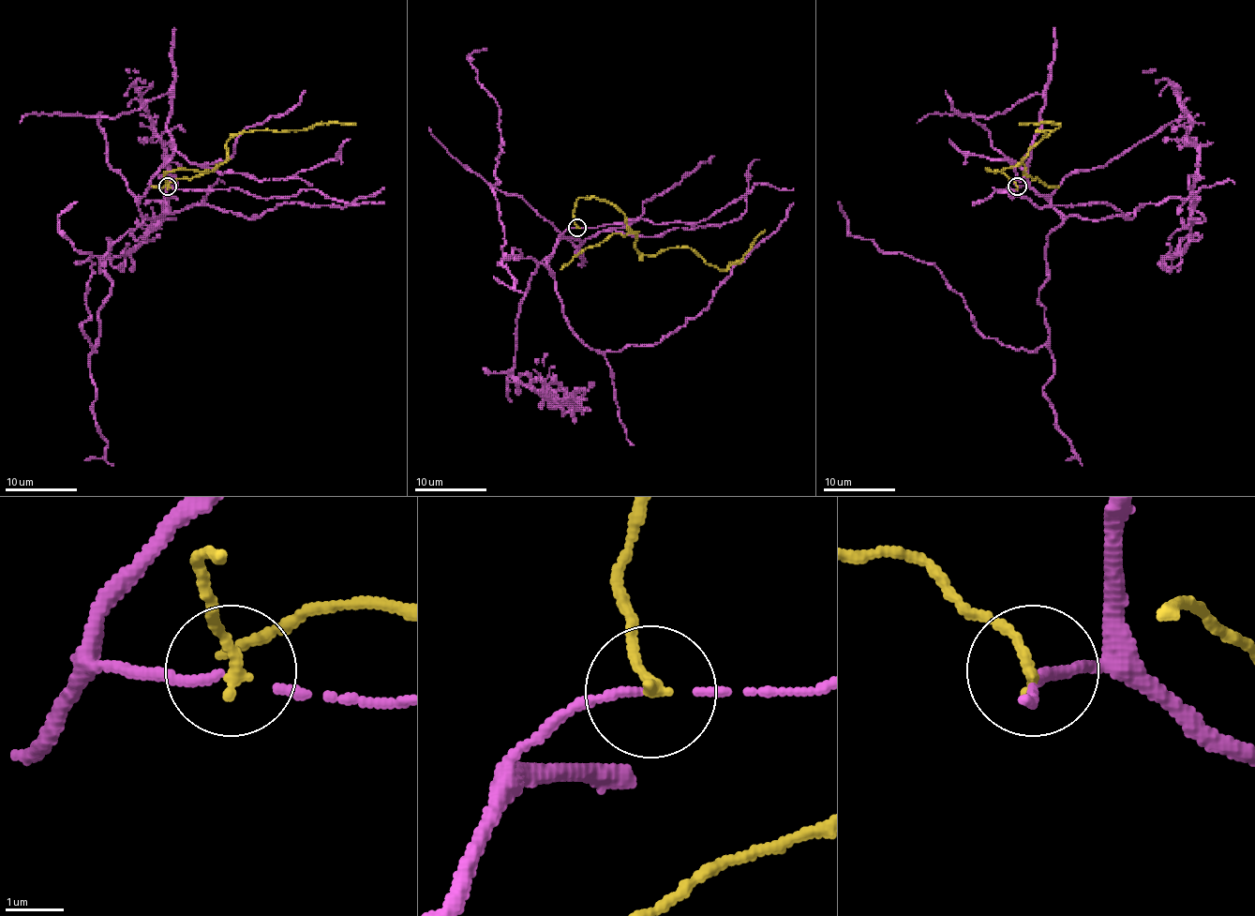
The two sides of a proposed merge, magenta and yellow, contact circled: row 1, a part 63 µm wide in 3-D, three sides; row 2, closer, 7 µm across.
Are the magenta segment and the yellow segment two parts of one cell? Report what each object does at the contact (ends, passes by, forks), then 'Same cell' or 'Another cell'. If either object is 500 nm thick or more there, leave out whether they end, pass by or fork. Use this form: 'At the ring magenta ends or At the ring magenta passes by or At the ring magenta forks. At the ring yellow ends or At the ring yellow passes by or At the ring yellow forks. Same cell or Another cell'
At the ring magenta passes by. At the ring yellow ends. Another cell

